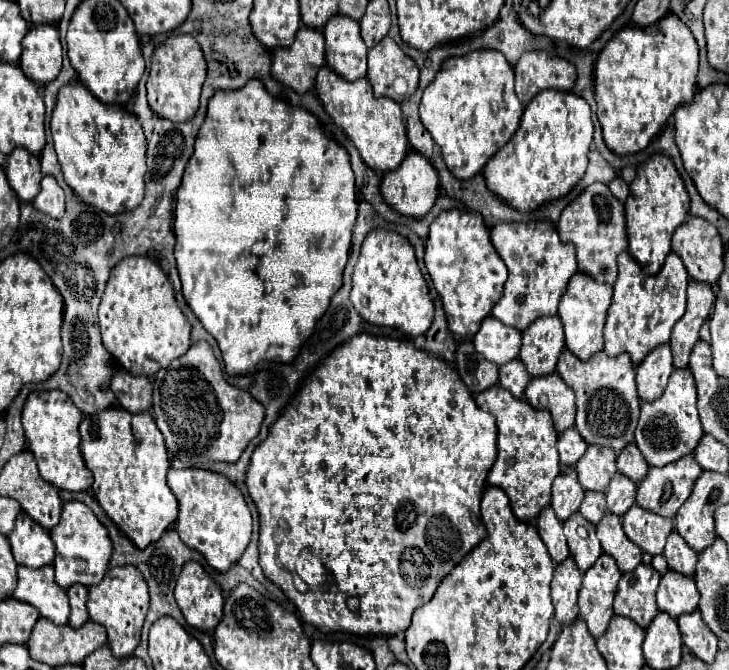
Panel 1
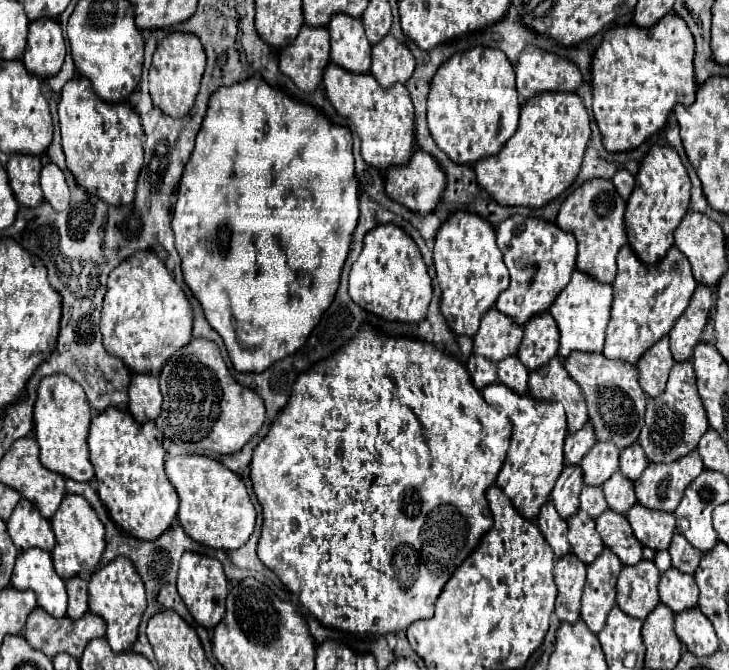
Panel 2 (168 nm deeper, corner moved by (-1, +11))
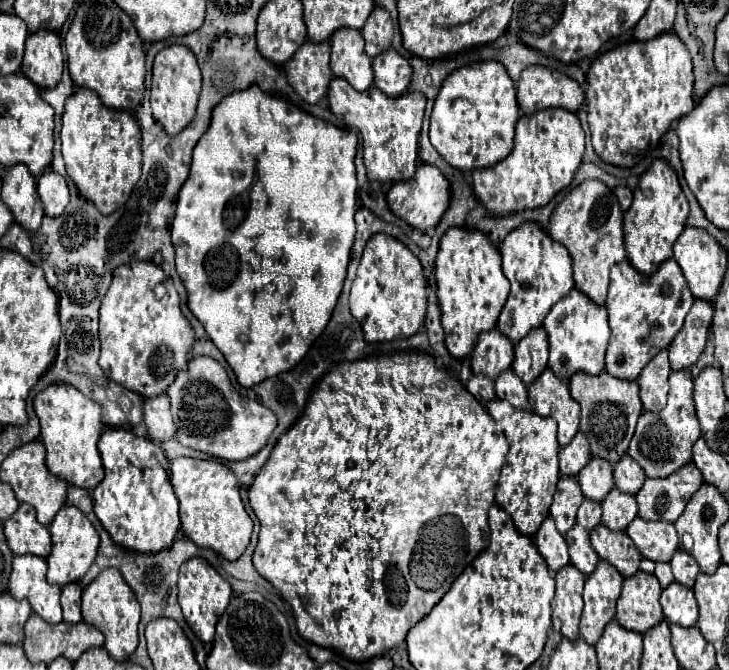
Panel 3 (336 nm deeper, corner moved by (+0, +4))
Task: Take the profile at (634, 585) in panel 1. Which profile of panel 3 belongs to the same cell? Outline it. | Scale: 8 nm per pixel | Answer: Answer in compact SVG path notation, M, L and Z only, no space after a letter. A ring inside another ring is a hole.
M637 572L623 582L621 596L617 600L617 616L621 628L633 632L647 632L663 620L663 610L659 604L661 586L653 574Z

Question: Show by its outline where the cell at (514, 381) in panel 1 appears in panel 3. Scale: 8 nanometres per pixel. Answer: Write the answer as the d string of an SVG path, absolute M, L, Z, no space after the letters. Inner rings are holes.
M505 370L505 374L501 374L495 380L495 394L497 394L497 398L507 400L515 408L523 408L523 410L529 408L527 386L511 370Z

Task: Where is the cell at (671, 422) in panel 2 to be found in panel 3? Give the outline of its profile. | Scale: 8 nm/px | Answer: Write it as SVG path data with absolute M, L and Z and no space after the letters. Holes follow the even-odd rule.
M689 370L671 372L669 376L669 400L661 412L643 412L637 422L635 434L629 442L627 454L639 462L645 470L647 478L667 478L677 472L681 466L691 462L691 448L695 440L701 436L699 420L695 416L693 404L693 376Z

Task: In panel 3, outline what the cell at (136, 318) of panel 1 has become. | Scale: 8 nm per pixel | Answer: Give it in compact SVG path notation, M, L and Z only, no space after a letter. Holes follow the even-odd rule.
M133 260L113 272L113 282L99 308L103 372L123 388L155 398L165 394L179 370L187 368L195 332L179 308L179 294L165 272L145 260Z

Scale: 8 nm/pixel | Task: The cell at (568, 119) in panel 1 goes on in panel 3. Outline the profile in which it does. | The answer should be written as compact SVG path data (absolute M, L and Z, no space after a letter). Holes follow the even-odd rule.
M549 108L533 116L523 116L517 122L513 152L495 166L473 170L473 192L495 218L545 206L557 192L571 184L583 152L585 132L577 114Z

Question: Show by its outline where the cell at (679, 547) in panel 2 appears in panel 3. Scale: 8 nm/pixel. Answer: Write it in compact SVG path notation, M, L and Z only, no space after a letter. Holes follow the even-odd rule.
M677 550L677 554L671 558L671 568L673 568L673 576L679 584L683 586L693 586L695 578L699 574L699 564L695 562L693 556L689 556L685 550Z

